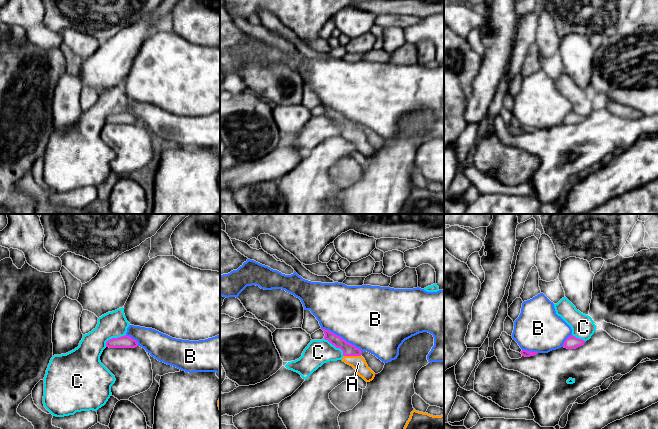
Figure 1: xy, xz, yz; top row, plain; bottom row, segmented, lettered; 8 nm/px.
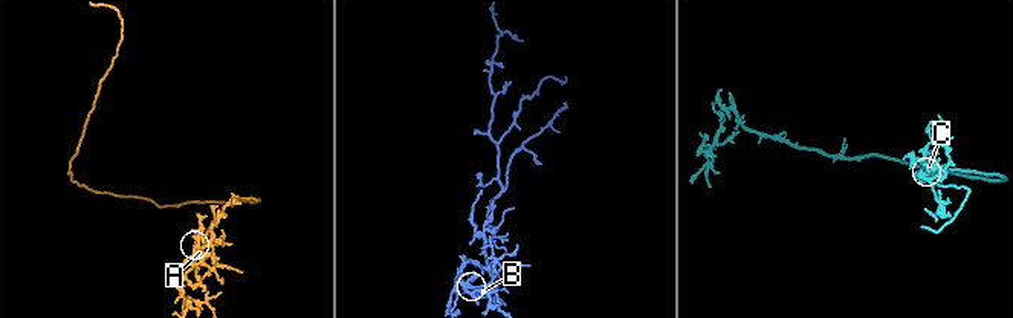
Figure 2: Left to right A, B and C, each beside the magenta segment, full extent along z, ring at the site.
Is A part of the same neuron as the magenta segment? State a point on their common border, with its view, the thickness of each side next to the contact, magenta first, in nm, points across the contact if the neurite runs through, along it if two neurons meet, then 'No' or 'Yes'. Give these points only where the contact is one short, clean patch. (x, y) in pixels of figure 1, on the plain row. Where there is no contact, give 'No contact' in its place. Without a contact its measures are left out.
Touches magenta at xz (352, 131). Thickness 100 nm (magenta) against 110 nm. Path across: xz (348, 125), (352, 131), (358, 139). Yes

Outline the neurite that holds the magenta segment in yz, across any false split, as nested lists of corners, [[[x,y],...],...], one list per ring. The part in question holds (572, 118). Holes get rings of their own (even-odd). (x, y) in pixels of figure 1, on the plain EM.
[[[571,111],[565,116],[563,123],[567,125],[576,125],[582,122],[585,118],[586,117],[576,114],[575,112]]]

